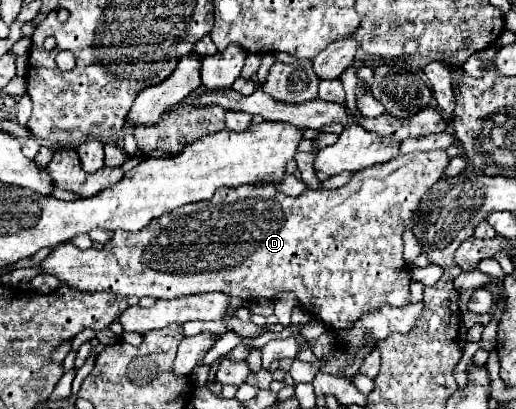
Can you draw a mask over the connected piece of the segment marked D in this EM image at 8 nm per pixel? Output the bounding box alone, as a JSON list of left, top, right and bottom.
[40,150,450,330]

